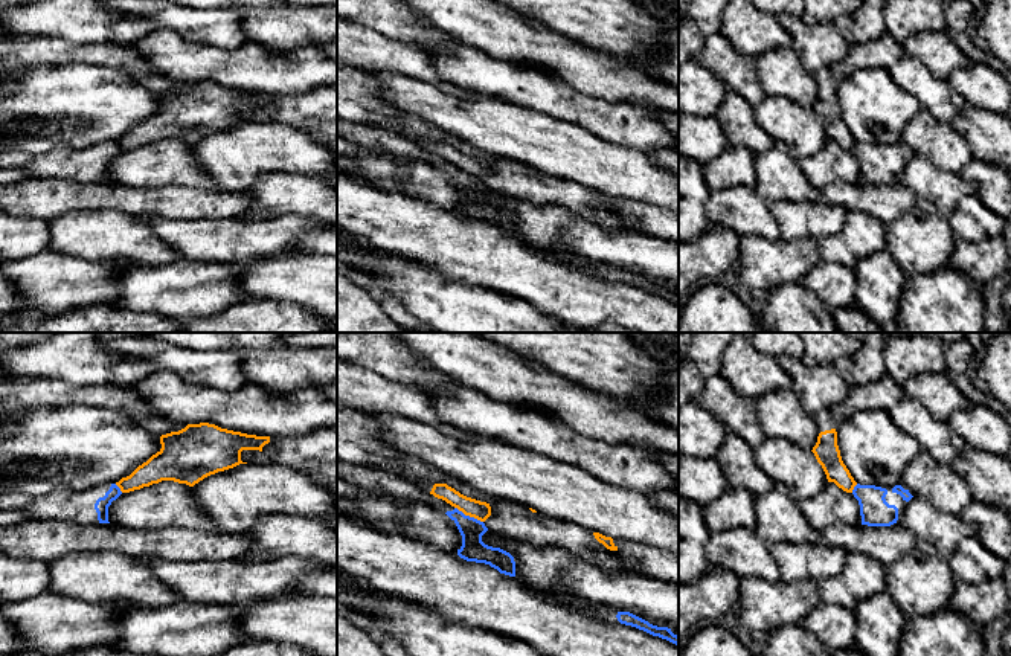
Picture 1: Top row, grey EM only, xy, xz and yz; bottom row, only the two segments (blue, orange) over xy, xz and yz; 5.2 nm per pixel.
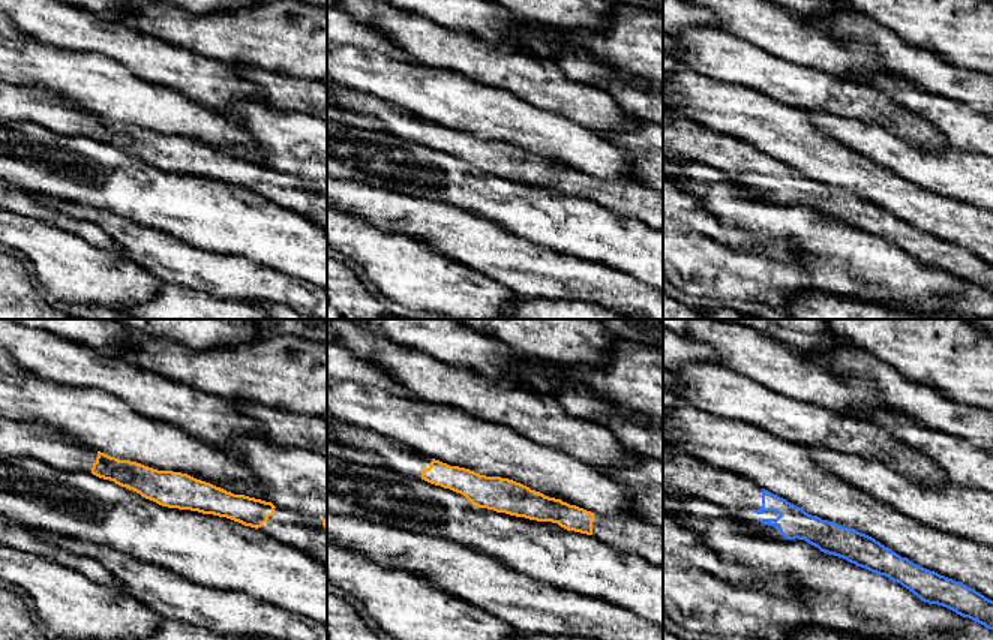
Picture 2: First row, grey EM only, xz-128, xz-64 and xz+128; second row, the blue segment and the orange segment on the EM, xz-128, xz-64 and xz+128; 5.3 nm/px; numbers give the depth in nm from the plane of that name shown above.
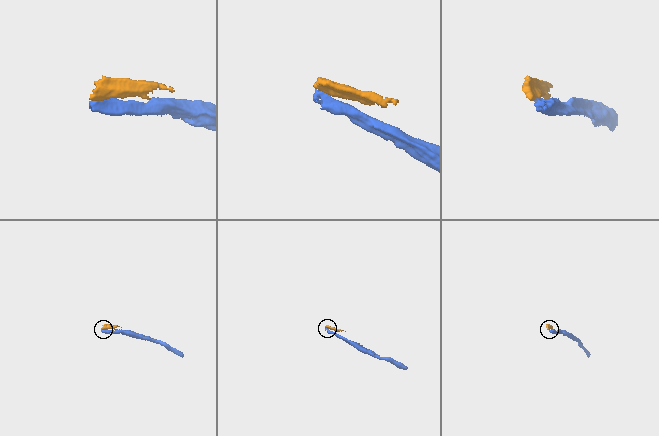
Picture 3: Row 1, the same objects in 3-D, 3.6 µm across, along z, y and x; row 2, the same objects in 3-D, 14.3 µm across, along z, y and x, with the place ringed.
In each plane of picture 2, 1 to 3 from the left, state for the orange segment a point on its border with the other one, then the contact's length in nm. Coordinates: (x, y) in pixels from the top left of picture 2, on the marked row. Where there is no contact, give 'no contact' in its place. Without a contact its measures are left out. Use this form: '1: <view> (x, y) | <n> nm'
1: no contact
2: no contact
3: no contact

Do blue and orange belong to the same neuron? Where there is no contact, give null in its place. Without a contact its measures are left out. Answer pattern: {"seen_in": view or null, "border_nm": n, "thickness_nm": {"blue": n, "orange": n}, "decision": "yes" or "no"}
{"seen_in": "xz", "border_nm": 170, "thickness_nm": {"blue": 130, "orange": 100}, "decision": "no"}

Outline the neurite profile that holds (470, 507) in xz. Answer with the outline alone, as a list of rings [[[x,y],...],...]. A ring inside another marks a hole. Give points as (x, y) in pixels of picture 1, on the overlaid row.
[[[416,484],[425,493],[433,494],[438,499],[445,500],[451,506],[462,511],[465,516],[474,517],[480,522],[485,522],[491,516],[491,506],[486,502],[480,502],[471,497],[467,497],[448,487],[447,484]]]

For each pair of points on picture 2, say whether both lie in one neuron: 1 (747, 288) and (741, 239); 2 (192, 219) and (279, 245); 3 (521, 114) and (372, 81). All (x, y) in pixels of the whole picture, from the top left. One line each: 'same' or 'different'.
1: different
2: same
3: same

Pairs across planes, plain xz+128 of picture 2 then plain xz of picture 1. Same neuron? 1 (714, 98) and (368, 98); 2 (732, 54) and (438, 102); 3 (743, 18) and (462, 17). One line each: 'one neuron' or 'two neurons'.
1: one neuron
2: two neurons
3: two neurons

